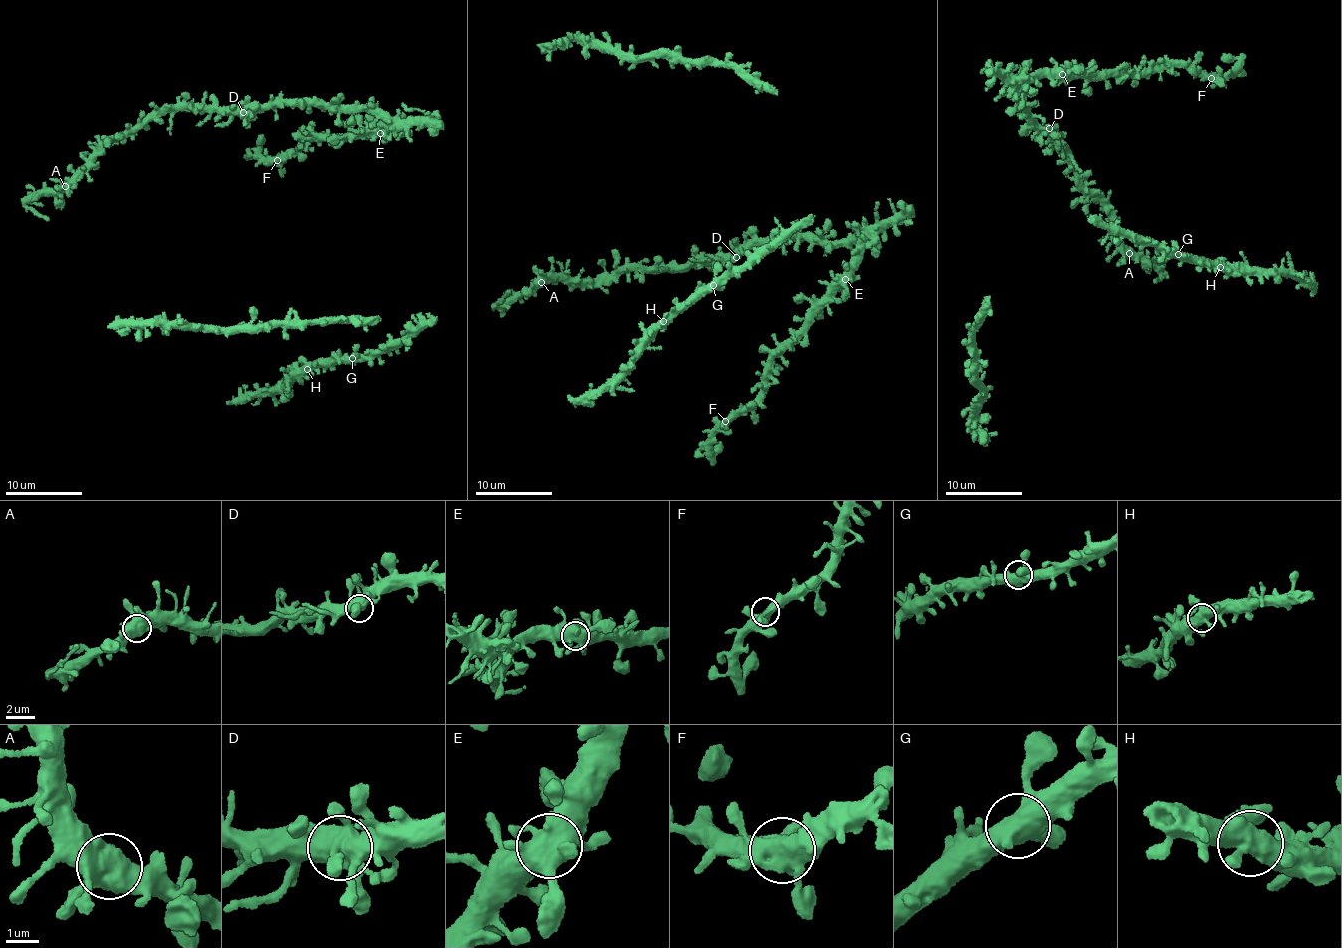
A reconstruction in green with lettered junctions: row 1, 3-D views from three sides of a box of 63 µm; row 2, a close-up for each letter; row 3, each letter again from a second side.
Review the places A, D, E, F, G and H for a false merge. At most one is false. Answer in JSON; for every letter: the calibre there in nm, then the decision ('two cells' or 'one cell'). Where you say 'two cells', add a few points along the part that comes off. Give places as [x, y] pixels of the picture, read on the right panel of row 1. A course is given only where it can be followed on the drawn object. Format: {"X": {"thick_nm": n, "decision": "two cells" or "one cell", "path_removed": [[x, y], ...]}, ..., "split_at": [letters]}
{"A": {"thick_nm": 650, "decision": "one cell"}, "D": {"thick_nm": 550, "decision": "one cell"}, "E": {"thick_nm": 650, "decision": "one cell"}, "F": {"thick_nm": 550, "decision": "one cell"}, "G": {"thick_nm": 550, "decision": "one cell"}, "H": {"thick_nm": 550, "decision": "one cell"}, "split_at": []}

